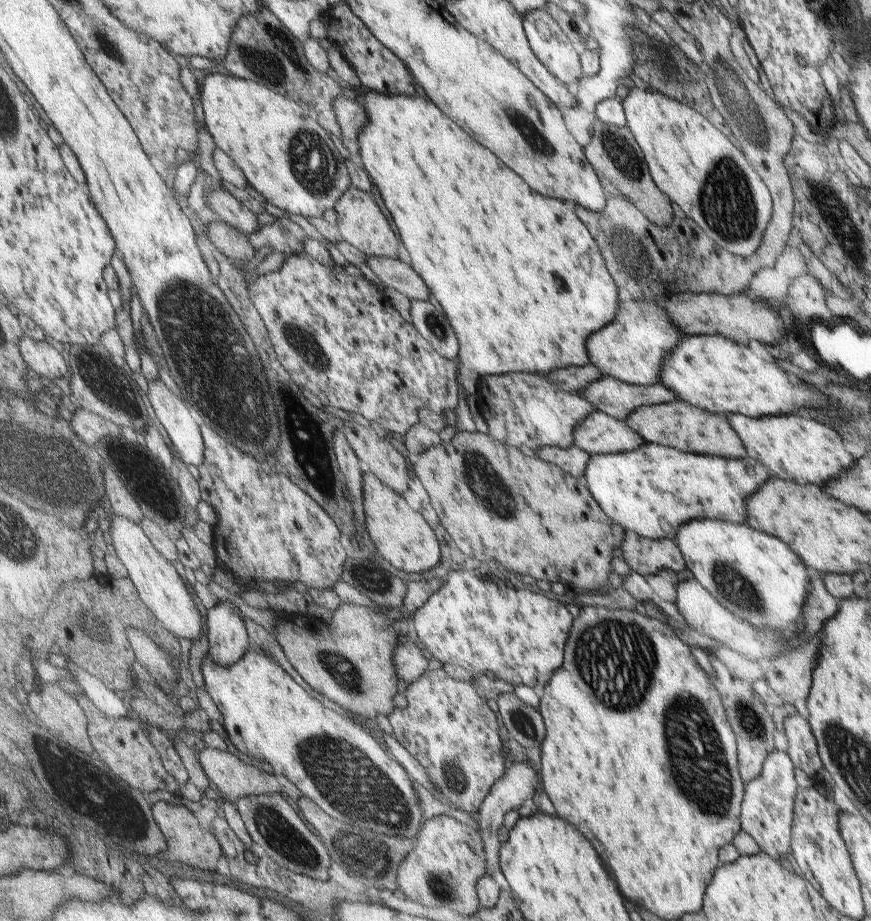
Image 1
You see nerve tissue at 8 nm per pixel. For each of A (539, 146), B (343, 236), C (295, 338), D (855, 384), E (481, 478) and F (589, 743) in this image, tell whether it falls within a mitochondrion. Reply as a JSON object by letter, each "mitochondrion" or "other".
{"A":"mitochondrion","B":"other","C":"mitochondrion","D":"other","E":"mitochondrion","F":"other"}

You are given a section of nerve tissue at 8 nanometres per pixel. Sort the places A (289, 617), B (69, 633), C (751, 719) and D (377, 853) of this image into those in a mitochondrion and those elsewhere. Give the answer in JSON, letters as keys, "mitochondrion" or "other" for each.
{"A":"other","B":"other","C":"mitochondrion","D":"mitochondrion"}

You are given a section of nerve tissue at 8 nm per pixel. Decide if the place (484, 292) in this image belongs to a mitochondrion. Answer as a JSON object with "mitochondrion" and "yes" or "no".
{"mitochondrion":"no"}

